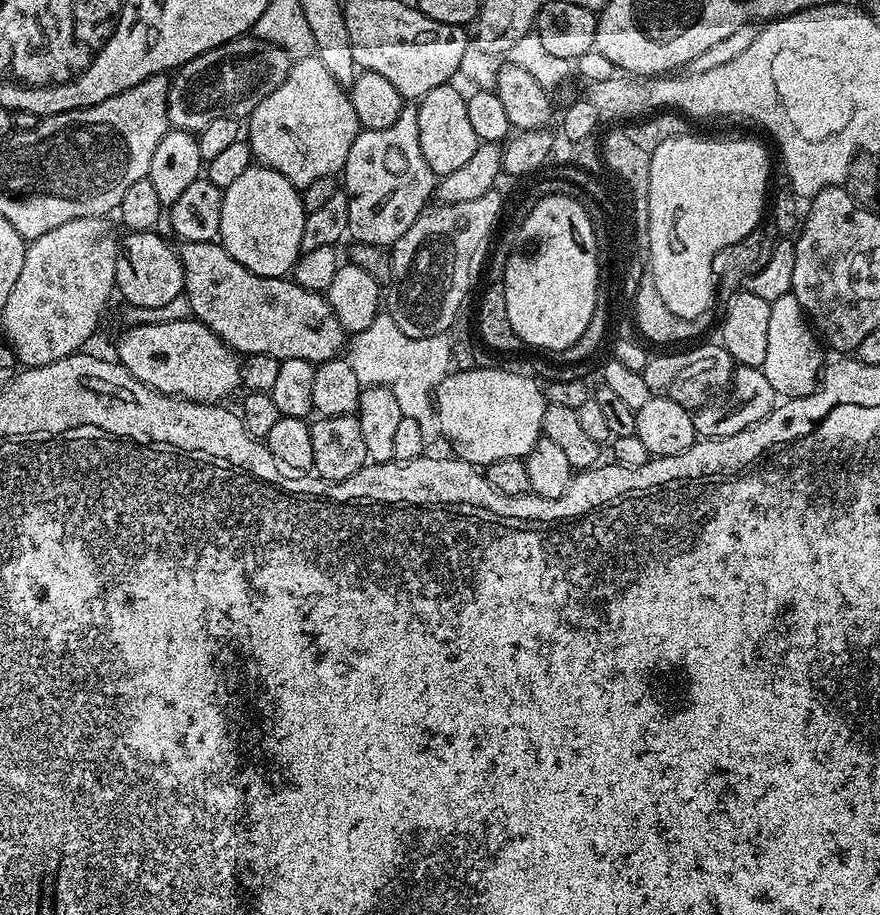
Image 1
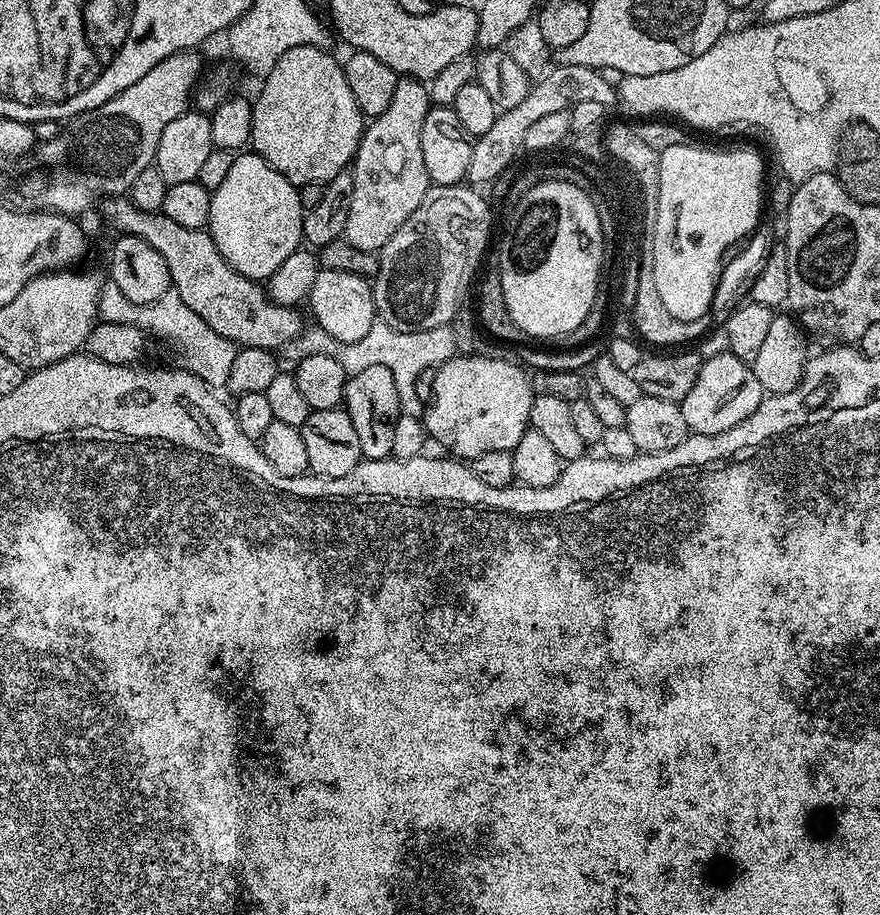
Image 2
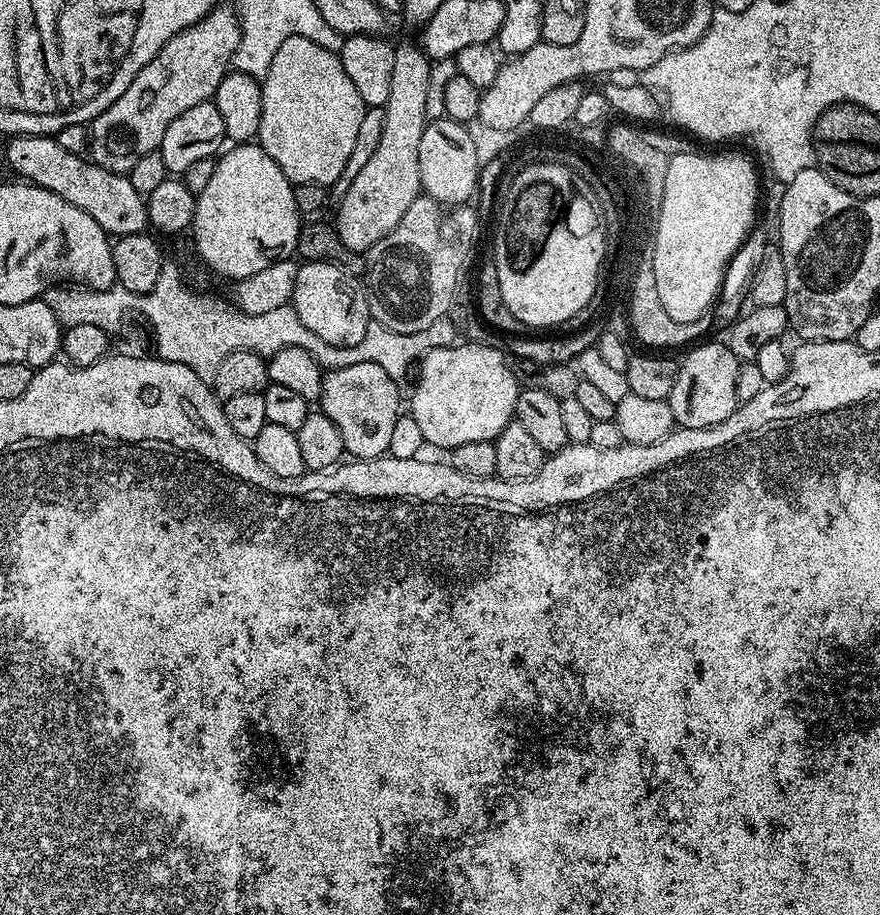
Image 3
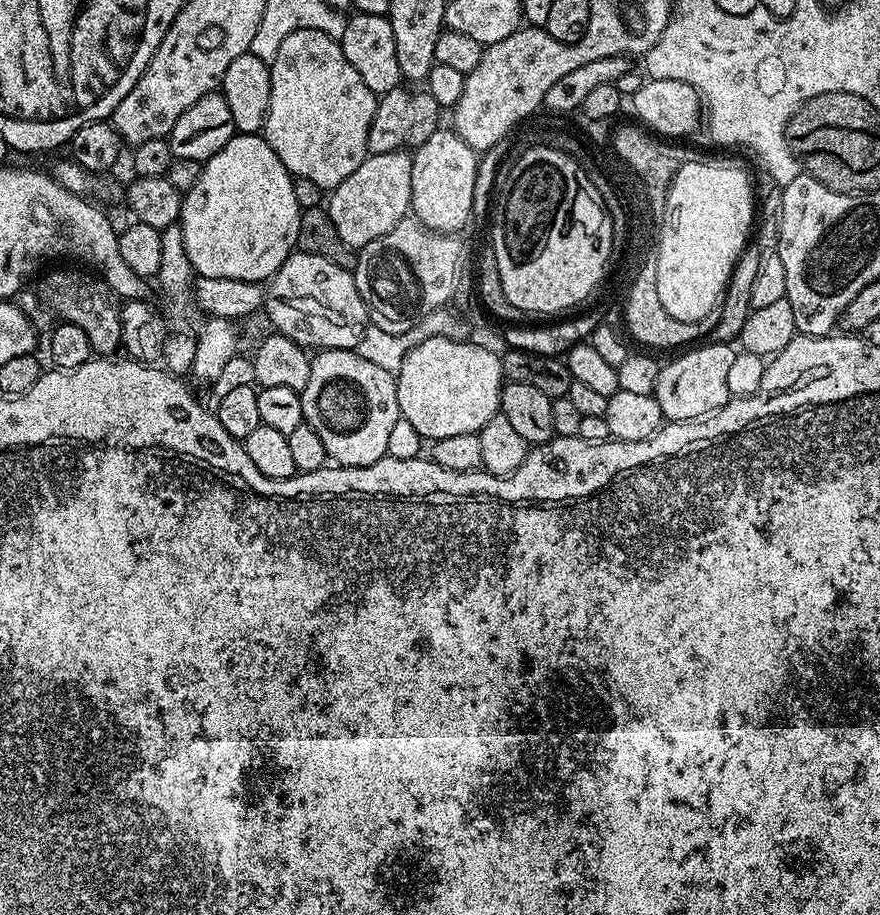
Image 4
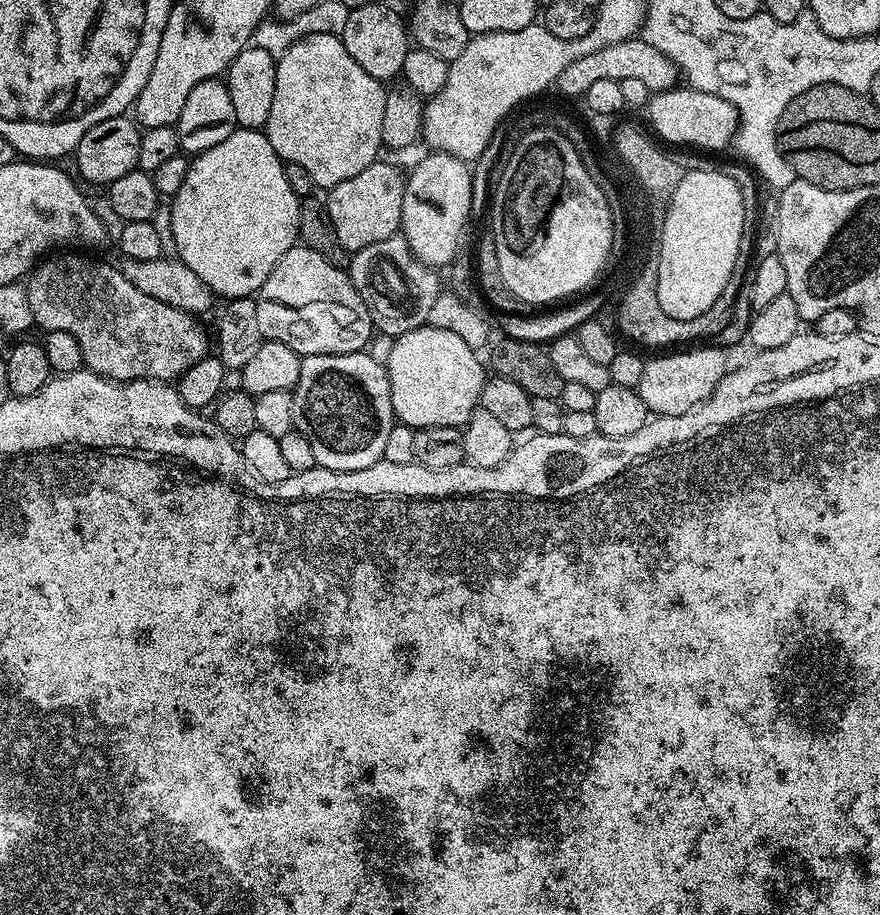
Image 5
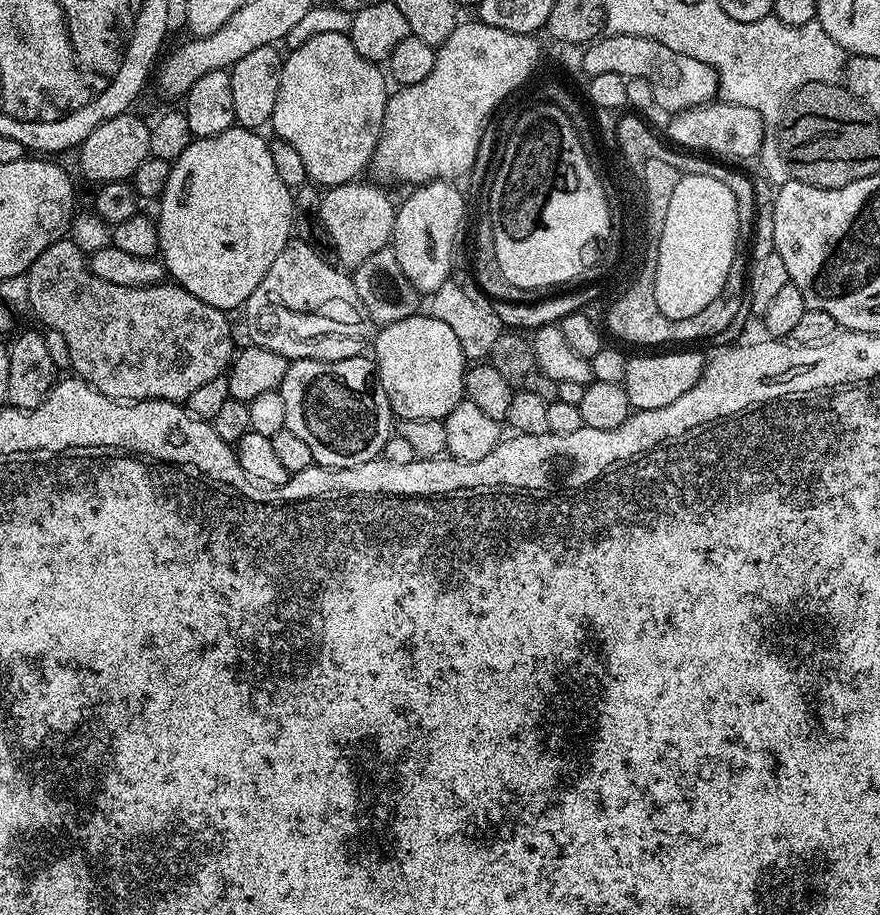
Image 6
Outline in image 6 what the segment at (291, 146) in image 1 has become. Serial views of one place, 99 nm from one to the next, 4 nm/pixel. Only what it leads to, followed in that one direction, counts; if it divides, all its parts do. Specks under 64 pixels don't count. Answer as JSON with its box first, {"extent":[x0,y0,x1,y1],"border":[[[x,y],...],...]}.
{"extent":[270,32,390,186],"border":[[[343,32],[318,34],[284,56],[282,82],[278,82],[278,102],[274,102],[270,128],[276,131],[279,139],[294,146],[306,166],[309,181],[320,186],[350,184],[363,168],[365,171],[371,165],[390,95],[384,80],[386,76],[381,65],[362,58],[362,54],[354,50],[352,39]]]}

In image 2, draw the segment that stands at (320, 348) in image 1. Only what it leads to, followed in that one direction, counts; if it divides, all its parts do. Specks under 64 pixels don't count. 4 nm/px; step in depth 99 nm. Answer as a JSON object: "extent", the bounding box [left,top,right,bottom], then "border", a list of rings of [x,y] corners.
{"extent":[103,195,306,350],"border":[[[123,195],[114,196],[103,201],[104,220],[112,228],[117,228],[117,233],[126,236],[137,236],[142,242],[150,242],[162,258],[166,258],[166,266],[170,270],[172,288],[179,294],[195,314],[206,322],[206,326],[220,334],[222,338],[241,348],[267,348],[269,350],[280,350],[283,344],[291,345],[300,339],[300,333],[306,327],[306,321],[299,316],[296,308],[287,308],[276,304],[269,298],[263,283],[246,278],[238,274],[228,263],[222,254],[218,254],[218,246],[214,246],[212,237],[204,228],[187,228],[178,222],[166,218],[164,212],[147,212],[142,210],[131,198]]]}

